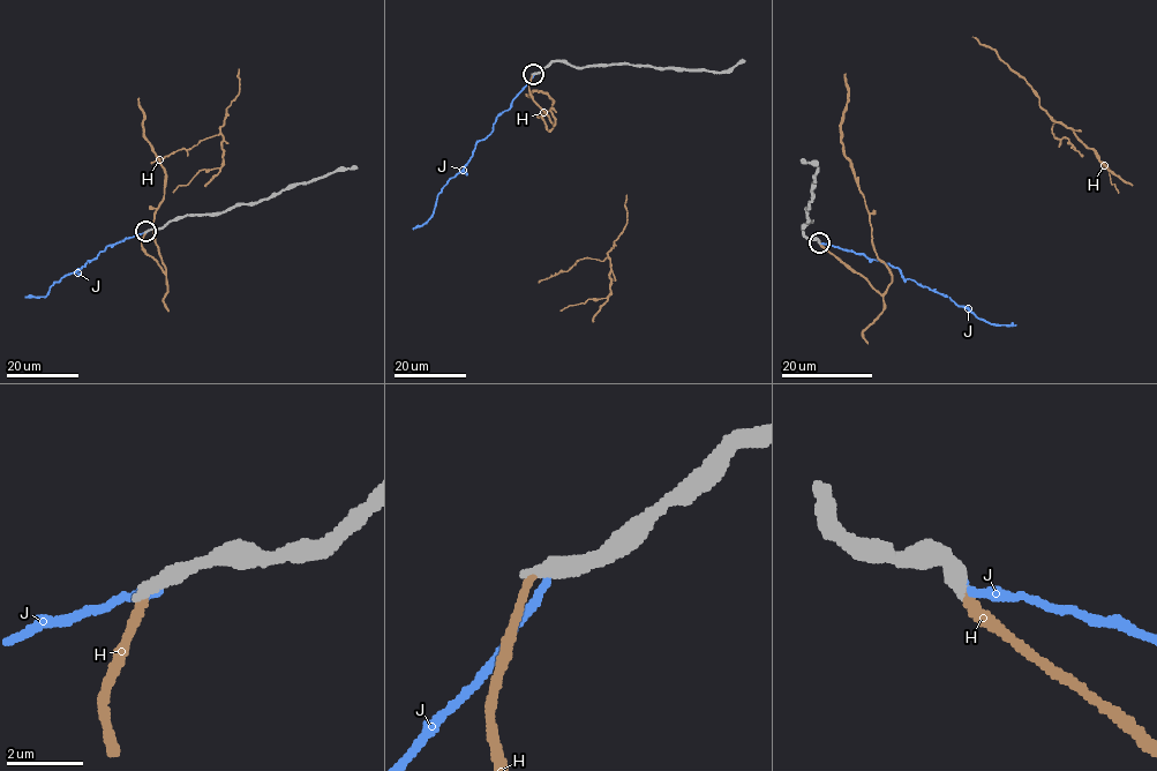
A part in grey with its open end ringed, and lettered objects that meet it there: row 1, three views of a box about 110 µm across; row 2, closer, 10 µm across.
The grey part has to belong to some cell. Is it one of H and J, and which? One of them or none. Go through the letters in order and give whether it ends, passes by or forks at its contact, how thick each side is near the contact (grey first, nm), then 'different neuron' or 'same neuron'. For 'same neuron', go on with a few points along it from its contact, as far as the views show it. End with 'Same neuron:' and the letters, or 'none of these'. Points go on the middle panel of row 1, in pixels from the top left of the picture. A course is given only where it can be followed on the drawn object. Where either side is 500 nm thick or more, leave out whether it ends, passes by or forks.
H: it ends; calibres 400 and 240 nm; different neuron
J: calibres 500 and 190 nm; different neuron
Same neuron: none of these

